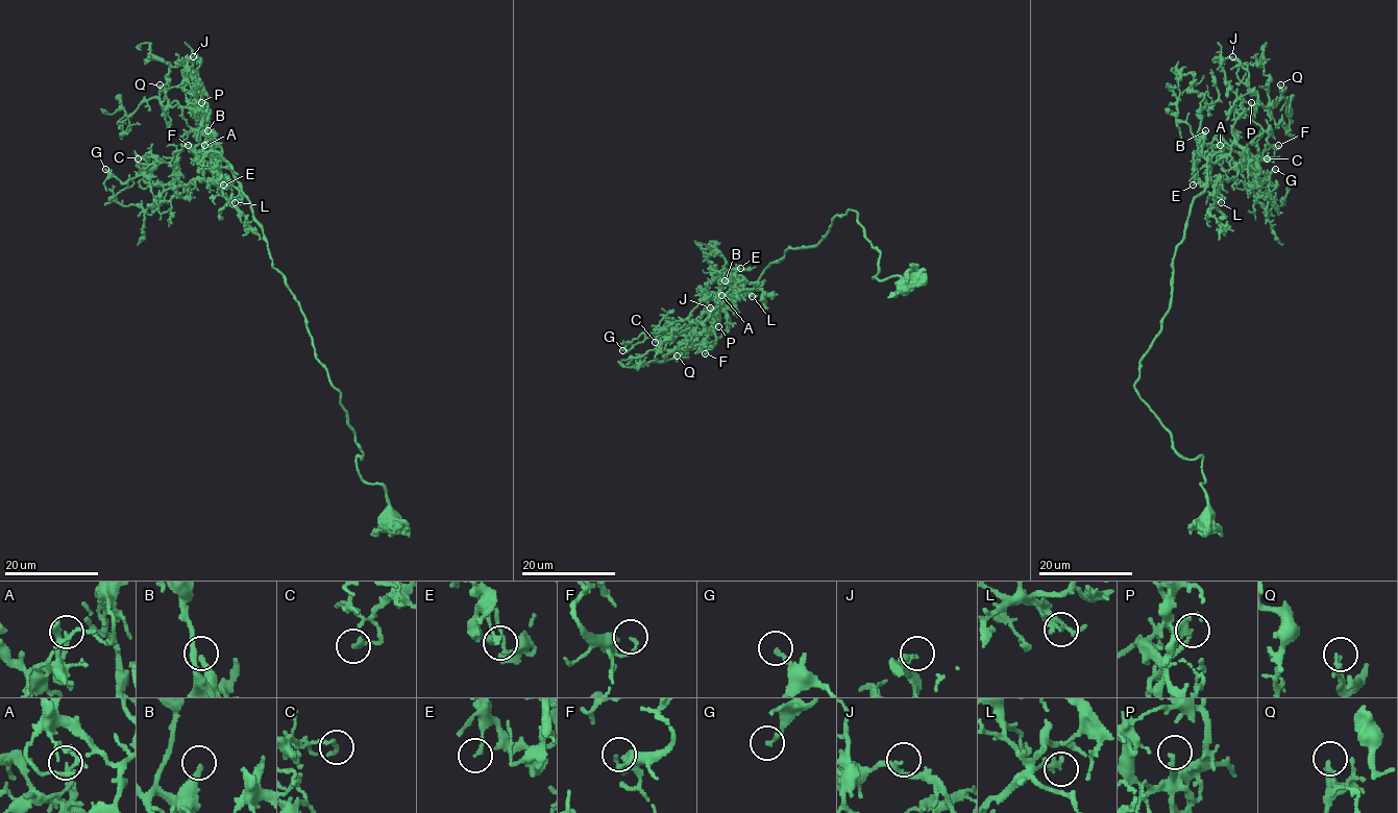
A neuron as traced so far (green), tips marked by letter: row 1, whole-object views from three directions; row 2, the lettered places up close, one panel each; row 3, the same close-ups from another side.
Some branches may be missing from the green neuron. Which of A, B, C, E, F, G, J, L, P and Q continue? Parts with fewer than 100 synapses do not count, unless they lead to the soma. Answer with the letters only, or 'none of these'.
B

